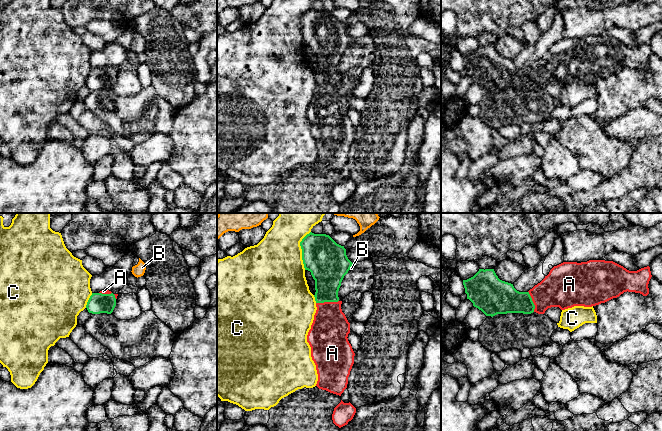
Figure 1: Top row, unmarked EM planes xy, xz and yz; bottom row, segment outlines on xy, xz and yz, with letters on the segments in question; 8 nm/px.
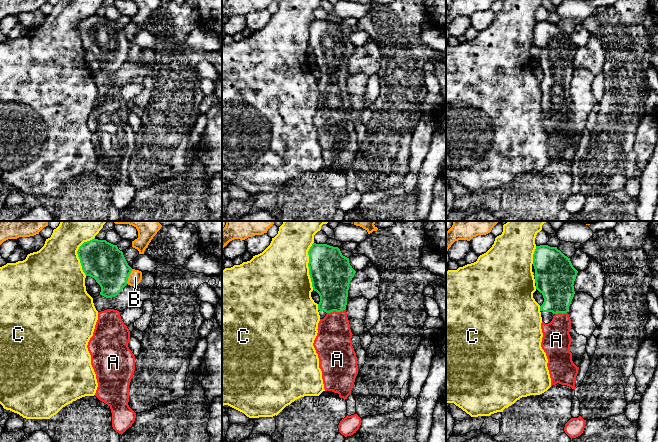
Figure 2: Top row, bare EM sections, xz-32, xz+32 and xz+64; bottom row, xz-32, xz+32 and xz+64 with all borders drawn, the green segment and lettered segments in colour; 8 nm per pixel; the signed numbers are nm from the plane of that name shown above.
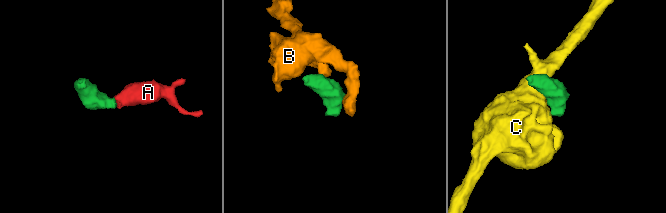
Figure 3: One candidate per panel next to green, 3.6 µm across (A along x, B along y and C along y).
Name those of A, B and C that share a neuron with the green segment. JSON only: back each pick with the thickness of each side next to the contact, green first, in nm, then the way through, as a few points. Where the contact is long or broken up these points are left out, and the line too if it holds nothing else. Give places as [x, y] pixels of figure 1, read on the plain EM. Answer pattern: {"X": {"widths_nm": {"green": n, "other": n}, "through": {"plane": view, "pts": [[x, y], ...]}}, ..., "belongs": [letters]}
{"A": {"widths_nm": {"green": 280, "other": 300}, "through": {"plane": "xz", "pts": [[328, 46], [327, 77], [330, 104]]}}, "belongs": ["A"]}

